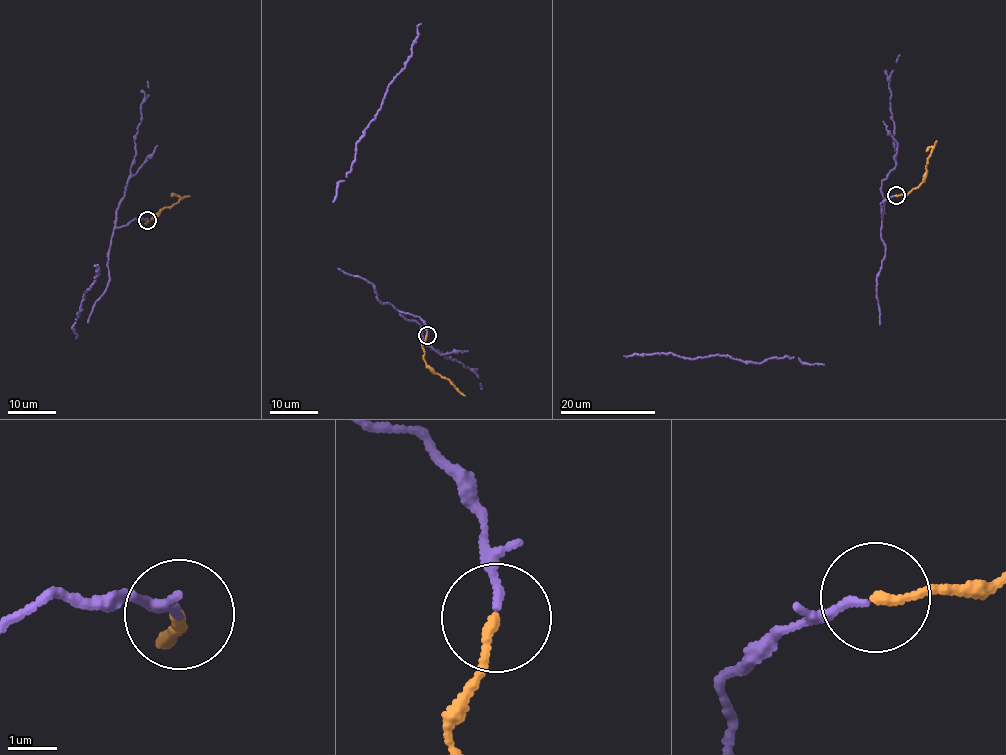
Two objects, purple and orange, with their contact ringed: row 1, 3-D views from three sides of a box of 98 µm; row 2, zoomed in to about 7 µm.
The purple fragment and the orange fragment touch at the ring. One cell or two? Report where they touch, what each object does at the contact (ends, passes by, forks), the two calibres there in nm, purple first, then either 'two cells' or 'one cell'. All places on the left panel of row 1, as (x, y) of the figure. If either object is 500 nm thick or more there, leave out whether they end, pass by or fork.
place (147, 220); purple ends; orange ends; calibres 160 and 190 nm; one cell

